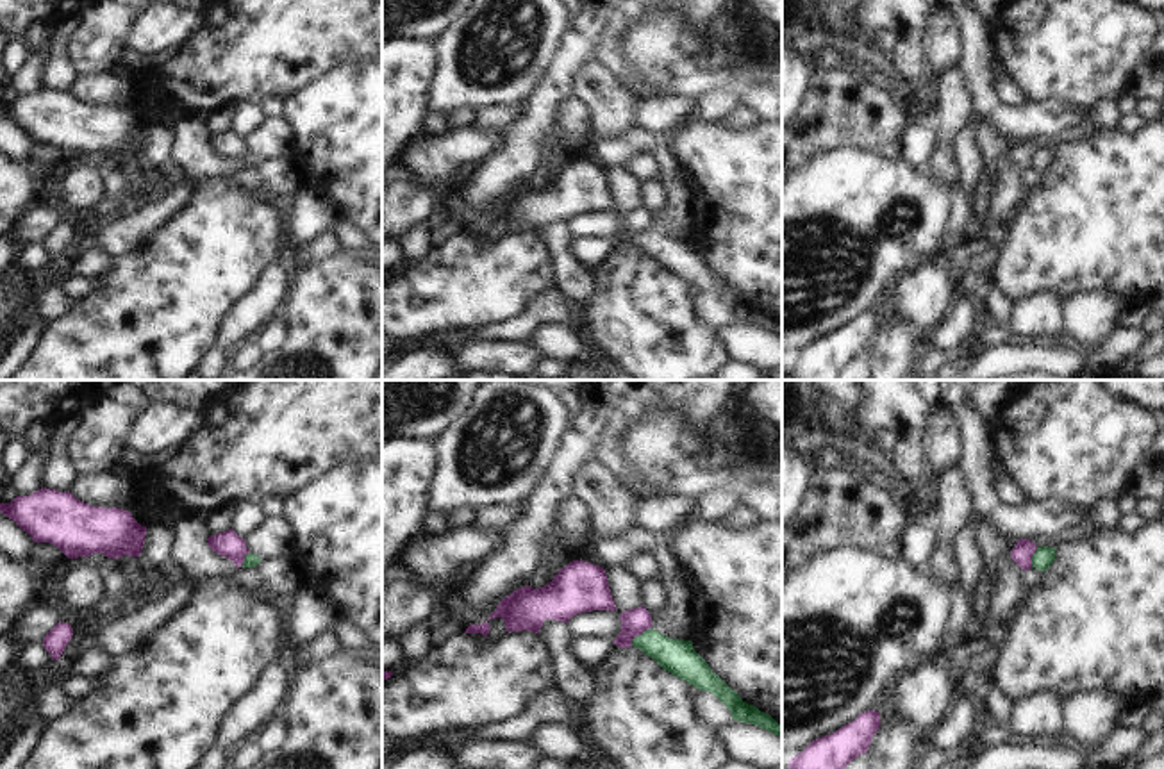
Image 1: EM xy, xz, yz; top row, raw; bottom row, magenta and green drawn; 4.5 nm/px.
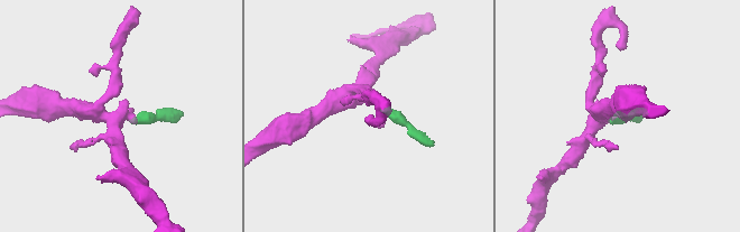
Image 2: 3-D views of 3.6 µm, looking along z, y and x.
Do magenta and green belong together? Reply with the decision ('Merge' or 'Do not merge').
Do not merge.

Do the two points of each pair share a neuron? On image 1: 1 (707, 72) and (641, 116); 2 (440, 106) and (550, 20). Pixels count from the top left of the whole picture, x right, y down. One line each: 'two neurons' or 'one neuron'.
1: two neurons
2: one neuron

